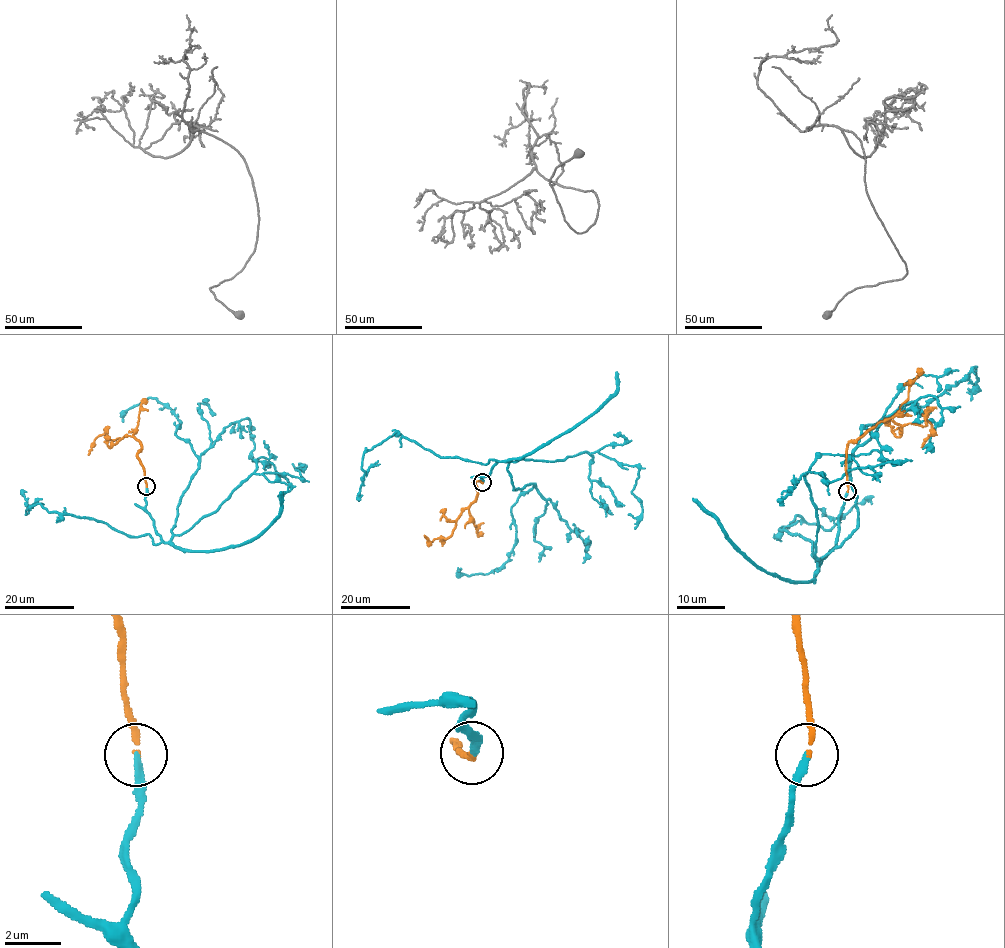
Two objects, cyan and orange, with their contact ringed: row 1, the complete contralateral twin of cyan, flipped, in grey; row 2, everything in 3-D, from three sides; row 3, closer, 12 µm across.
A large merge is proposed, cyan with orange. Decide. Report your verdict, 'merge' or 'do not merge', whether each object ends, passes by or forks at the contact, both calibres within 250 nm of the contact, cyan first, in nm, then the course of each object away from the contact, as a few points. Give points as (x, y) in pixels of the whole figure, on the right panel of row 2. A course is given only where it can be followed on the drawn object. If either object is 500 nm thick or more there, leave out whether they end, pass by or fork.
merge; cyan ends; orange ends; calibres 240 and 190 nm; course cyan (847, 491), (835, 546), (817, 569), (857, 524), (850, 466), (861, 431), (926, 407), (976, 367), (970, 401); course orange (847, 491), (846, 445), (880, 421), (925, 426), (925, 419), (931, 433), (921, 447)

